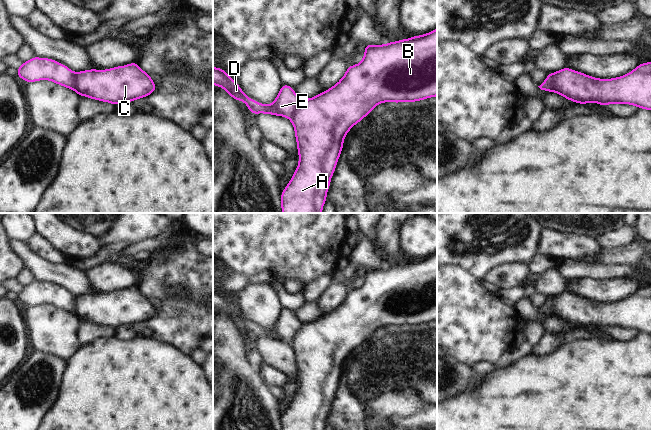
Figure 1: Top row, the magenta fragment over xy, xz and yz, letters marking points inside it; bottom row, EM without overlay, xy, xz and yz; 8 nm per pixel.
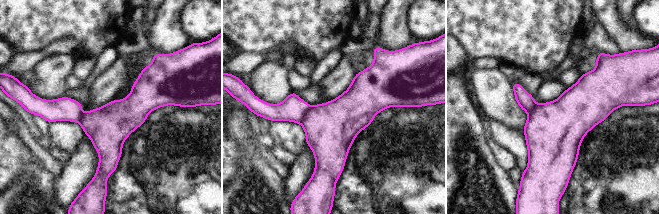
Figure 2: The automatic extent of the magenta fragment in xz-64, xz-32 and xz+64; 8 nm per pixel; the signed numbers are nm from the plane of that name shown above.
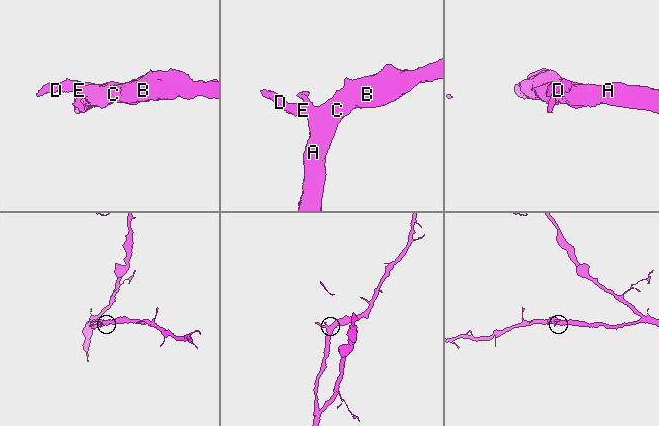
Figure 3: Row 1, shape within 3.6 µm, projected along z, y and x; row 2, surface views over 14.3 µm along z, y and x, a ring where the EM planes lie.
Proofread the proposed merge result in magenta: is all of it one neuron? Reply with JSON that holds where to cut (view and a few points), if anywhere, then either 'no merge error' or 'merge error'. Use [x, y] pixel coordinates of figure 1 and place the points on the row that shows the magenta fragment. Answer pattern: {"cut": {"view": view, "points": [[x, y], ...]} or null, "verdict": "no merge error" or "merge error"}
{"cut": {"view": "xz", "points": [[302, 100], [288, 117]]}, "verdict": "merge error"}

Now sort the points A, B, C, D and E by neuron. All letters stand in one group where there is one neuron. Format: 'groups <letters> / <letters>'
groups A B C / D E

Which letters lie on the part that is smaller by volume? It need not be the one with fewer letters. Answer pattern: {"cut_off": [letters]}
{"cut_off": ["D", "E"]}

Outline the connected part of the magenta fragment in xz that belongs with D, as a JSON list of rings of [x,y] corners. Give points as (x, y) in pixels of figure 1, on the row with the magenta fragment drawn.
[[[213,67],[213,84],[225,89],[233,99],[243,101],[251,114],[264,113],[289,118],[302,102],[291,86],[282,84],[274,102],[270,105],[263,105],[246,96],[239,84],[236,84],[221,68]]]

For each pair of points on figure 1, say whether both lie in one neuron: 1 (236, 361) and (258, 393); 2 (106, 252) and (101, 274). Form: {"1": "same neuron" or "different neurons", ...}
{"1": "same neuron", "2": "different neurons"}

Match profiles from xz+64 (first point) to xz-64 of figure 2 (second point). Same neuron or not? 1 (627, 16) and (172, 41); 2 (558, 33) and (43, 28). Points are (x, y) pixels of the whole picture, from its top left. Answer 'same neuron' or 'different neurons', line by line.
1: same neuron
2: same neuron

